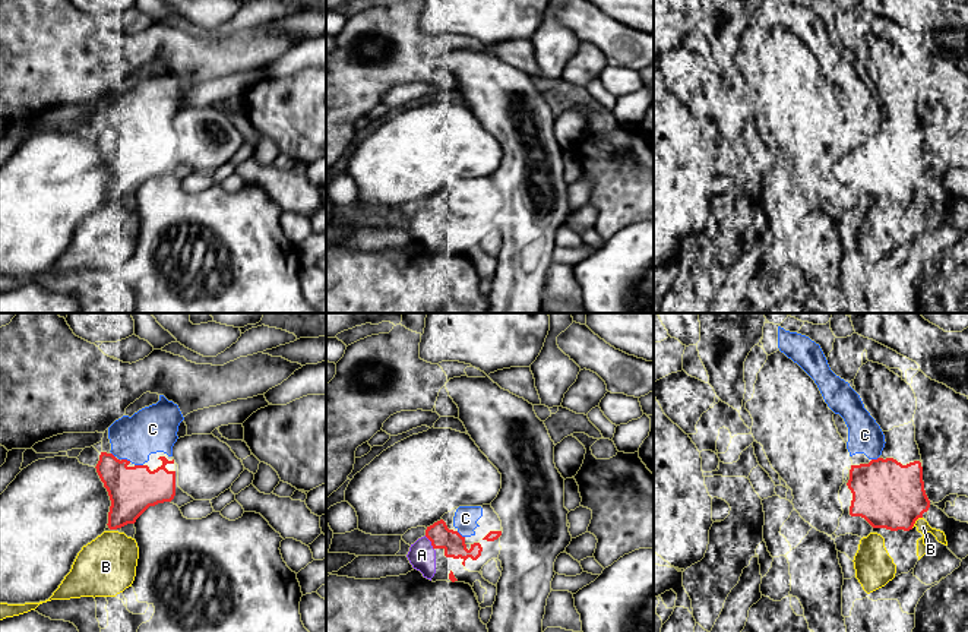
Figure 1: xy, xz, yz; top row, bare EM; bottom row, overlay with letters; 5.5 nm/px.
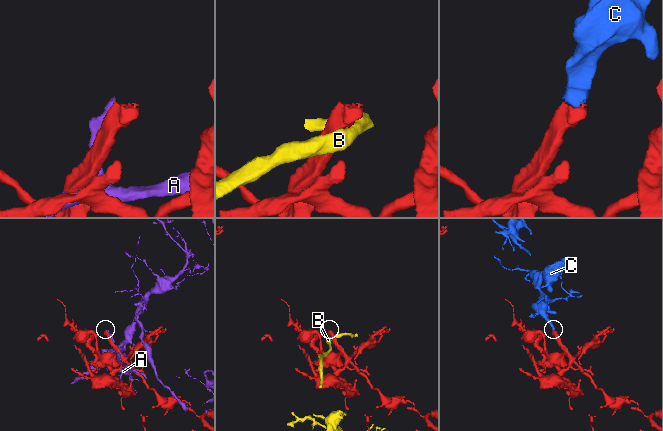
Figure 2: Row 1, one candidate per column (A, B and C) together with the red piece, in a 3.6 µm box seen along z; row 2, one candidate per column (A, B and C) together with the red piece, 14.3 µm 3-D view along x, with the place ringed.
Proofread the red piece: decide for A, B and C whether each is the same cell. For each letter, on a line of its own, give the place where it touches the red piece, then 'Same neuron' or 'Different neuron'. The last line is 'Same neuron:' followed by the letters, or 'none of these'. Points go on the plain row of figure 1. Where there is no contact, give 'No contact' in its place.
A: Touches red at xz (432, 215). Different neuron
B: Touches red at yz (916, 192). Different neuron
C: Touches red at xy (126, 132). Same neuron
Same neuron: C

